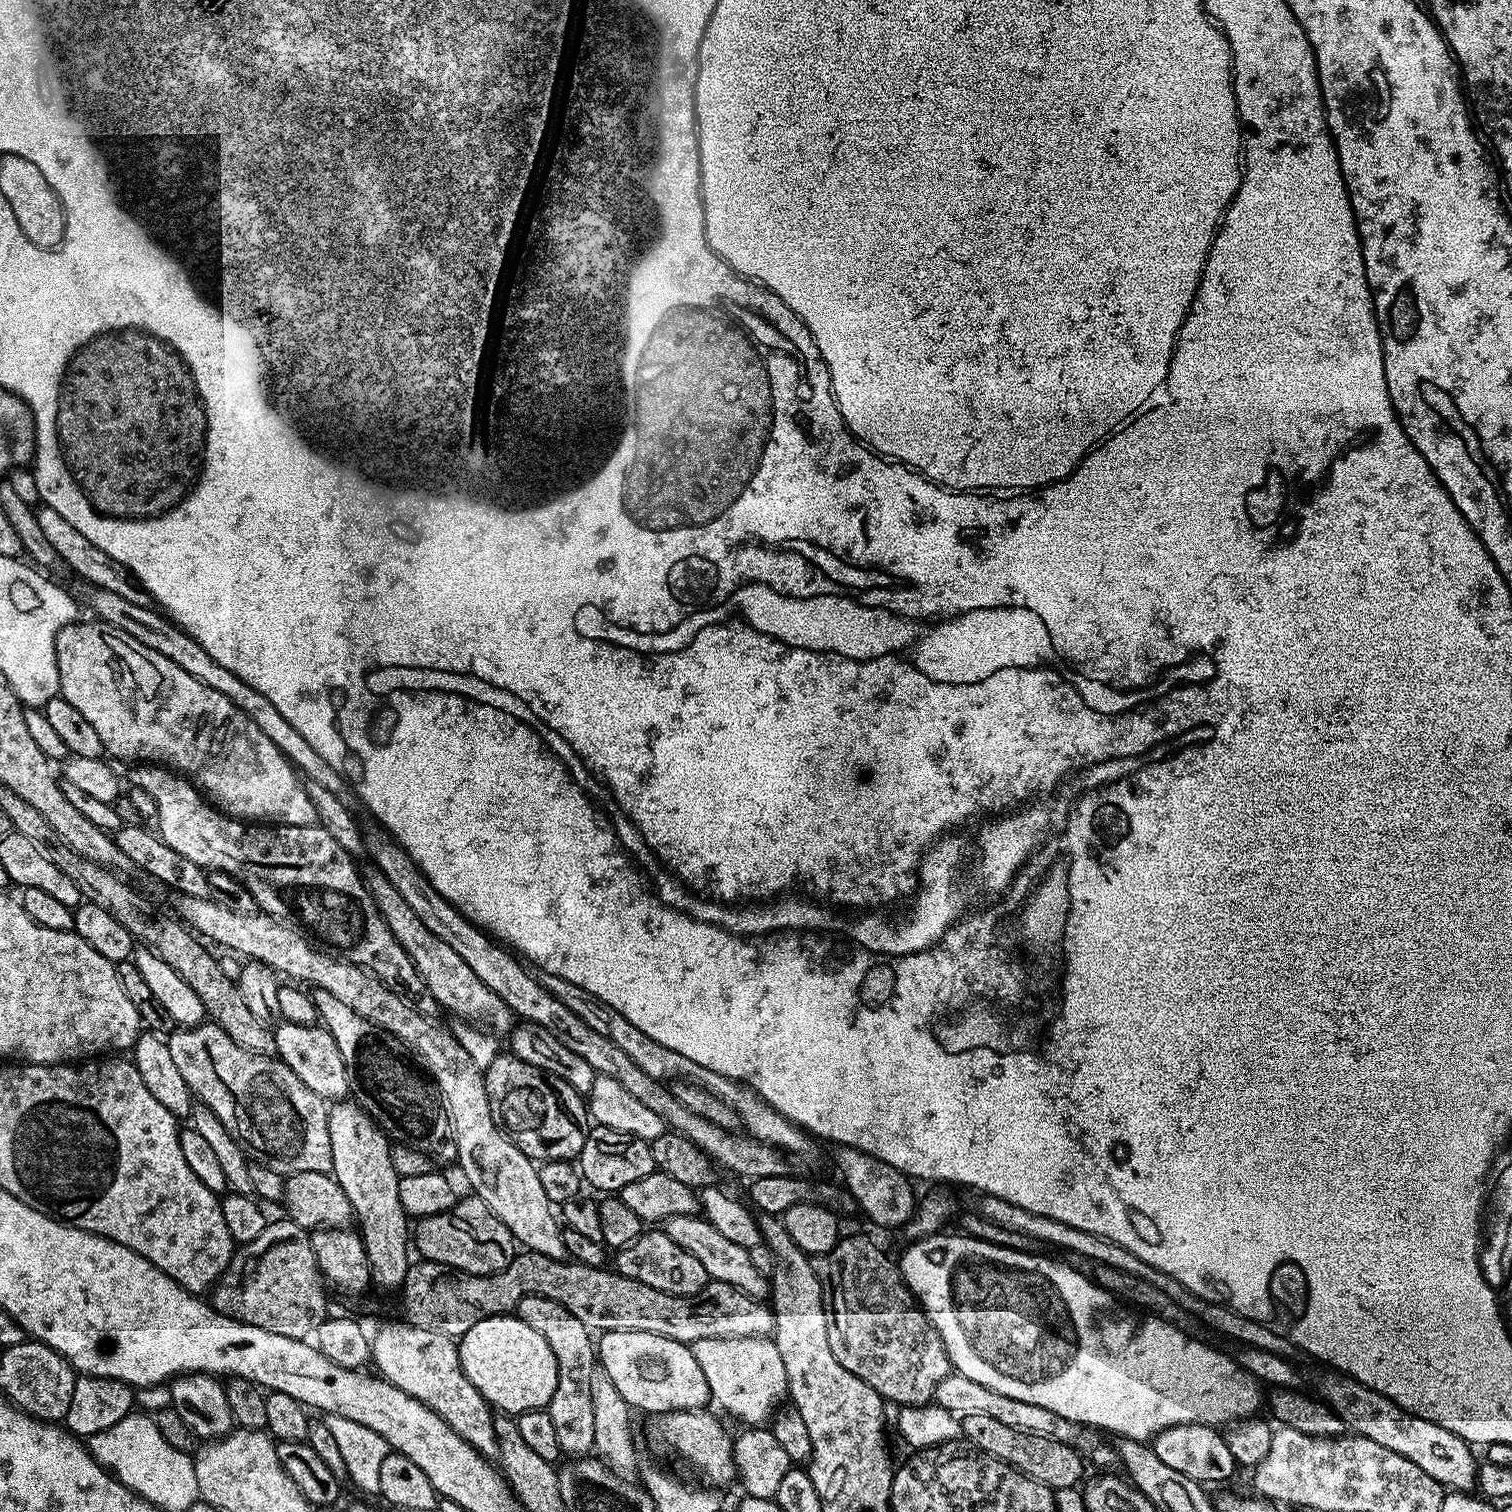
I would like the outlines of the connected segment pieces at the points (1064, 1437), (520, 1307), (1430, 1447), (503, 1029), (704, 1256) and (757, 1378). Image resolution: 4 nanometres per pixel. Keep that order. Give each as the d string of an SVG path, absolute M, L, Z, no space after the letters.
M953 1371L942 1382L938 1382L935 1403L940 1407L950 1410L958 1417L969 1416L970 1414L987 1414L990 1418L995 1418L997 1422L1003 1422L1013 1430L1022 1430L1030 1434L1039 1436L1049 1436L1066 1446L1075 1448L1077 1452L1083 1454L1089 1461L1097 1464L1097 1469L1108 1470L1113 1463L1117 1463L1115 1447L1111 1443L1103 1444L1099 1440L1097 1433L1093 1429L1083 1425L1070 1422L1062 1418L1062 1414L1054 1414L1054 1410L1046 1410L1046 1406L1034 1406L1034 1402L1018 1402L1018 1398L1006 1398L1006 1394L998 1394L998 1390L990 1390L986 1386L973 1382L971 1378L966 1378L961 1372Z
M524 1296L516 1304L514 1315L526 1322L526 1326L538 1330L538 1334L546 1338L550 1350L554 1350L554 1358L558 1362L558 1386L546 1410L554 1421L561 1453L568 1458L589 1455L594 1442L594 1397L590 1394L590 1378L598 1367L598 1348L593 1333L578 1322L578 1318L574 1318L566 1306L558 1306L558 1302L550 1298Z
M1328 1370L1321 1378L1320 1392L1324 1403L1342 1418L1345 1429L1370 1438L1370 1442L1378 1442L1378 1446L1386 1446L1386 1450L1394 1450L1394 1454L1402 1454L1402 1458L1410 1458L1418 1470L1426 1470L1445 1489L1471 1493L1477 1487L1478 1459L1472 1453L1473 1445L1446 1430L1446 1426L1418 1418L1418 1414L1407 1412L1390 1398L1378 1394L1378 1390L1370 1390L1370 1386L1336 1370Z
M368 866L368 869L366 867L363 869L362 879L367 884L368 893L374 898L386 926L390 926L390 934L394 934L394 938L398 938L398 942L402 946L402 950L406 950L410 962L414 962L420 975L421 985L425 989L428 987L429 994L442 1007L453 1012L457 1016L455 1018L457 1021L479 1026L492 1034L511 1032L514 1027L514 1014L508 1009L506 1002L502 1002L502 998L498 998L498 994L494 994L494 990L490 990L484 985L478 978L478 974L474 974L474 970L470 970L470 966L466 966L466 962L462 962L460 955L451 946L446 946L446 942L442 942L442 938L435 936L418 919L418 914L414 914L414 910L406 903L406 898L402 898L402 894L398 894L398 890L394 890L390 878L386 878L386 874L382 874L379 868Z
M703 1215L672 1216L663 1221L662 1230L668 1235L670 1242L694 1254L694 1258L698 1258L698 1262L706 1266L706 1274L709 1278L726 1282L742 1290L747 1296L764 1298L769 1295L769 1277L763 1276L751 1265L748 1249L738 1246L738 1242L730 1242L730 1238L725 1238L723 1234L718 1234L718 1230L714 1230L714 1226L710 1226L710 1222L705 1220Z
M704 1338L690 1347L694 1358L698 1358L698 1366L702 1366L702 1374L706 1374L711 1399L717 1400L730 1415L745 1420L745 1425L763 1425L773 1415L778 1400L788 1396L786 1366L782 1366L775 1339Z

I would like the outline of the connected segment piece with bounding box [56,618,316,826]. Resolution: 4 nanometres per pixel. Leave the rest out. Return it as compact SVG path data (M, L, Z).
M91 619L86 621L85 624L80 624L81 622L68 624L56 636L56 661L60 671L60 695L66 702L70 702L70 706L75 706L85 716L86 722L90 722L90 726L94 726L94 731L98 733L98 738L102 738L105 753L109 757L117 756L120 760L136 760L132 762L143 762L148 766L163 766L191 780L200 789L201 793L206 794L207 799L215 807L237 820L267 822L272 826L278 824L306 826L316 823L314 802L310 802L297 769L293 768L292 763L280 753L278 746L274 746L274 742L270 742L270 738L266 738L266 734L262 734L262 730L258 730L258 726L254 726L252 719L241 708L234 706L234 702L230 702L230 698L222 698L222 694L218 694L218 690L210 690L210 686L198 682L198 678L194 678L190 674L186 674L186 670L182 670L182 666L174 666L174 662L170 662L170 658L162 658L162 654L158 654L158 650L150 650L150 646L142 646L142 642L138 642L138 638L130 638L130 634L118 630L112 624L107 624L105 620Z

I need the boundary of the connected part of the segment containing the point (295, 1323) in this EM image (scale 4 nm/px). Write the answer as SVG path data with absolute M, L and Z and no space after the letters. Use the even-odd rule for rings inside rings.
M287 1218L273 1219L254 1242L233 1251L228 1269L210 1289L210 1303L223 1316L270 1330L270 1334L308 1340L330 1315L323 1287L309 1229Z

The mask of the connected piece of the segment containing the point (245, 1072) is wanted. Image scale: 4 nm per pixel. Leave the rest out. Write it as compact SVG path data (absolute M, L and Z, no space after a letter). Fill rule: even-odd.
M211 1022L195 1024L192 1028L177 1027L167 1041L172 1059L193 1097L199 1103L210 1106L218 1122L222 1122L222 1126L226 1126L226 1130L230 1130L233 1138L240 1141L245 1149L253 1148L265 1166L285 1178L299 1172L331 1173L329 1101L314 1094L314 1090L310 1090L310 1086L306 1086L306 1082L302 1082L302 1078L298 1078L298 1074L286 1066L286 1062L275 1055L251 1052L238 1046L238 1042L234 1042L226 1030Z

